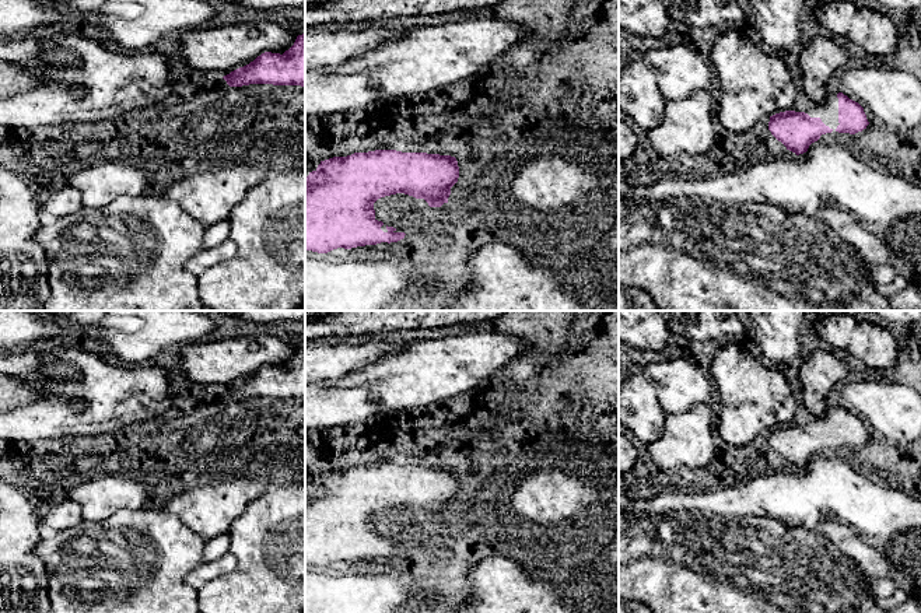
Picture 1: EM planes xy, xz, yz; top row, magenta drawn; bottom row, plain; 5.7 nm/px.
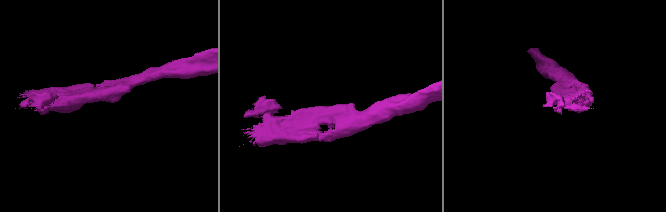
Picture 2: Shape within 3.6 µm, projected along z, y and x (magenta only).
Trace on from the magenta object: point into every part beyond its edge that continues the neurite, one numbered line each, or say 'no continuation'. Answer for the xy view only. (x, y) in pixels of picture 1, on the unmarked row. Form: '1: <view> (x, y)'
no continuation

